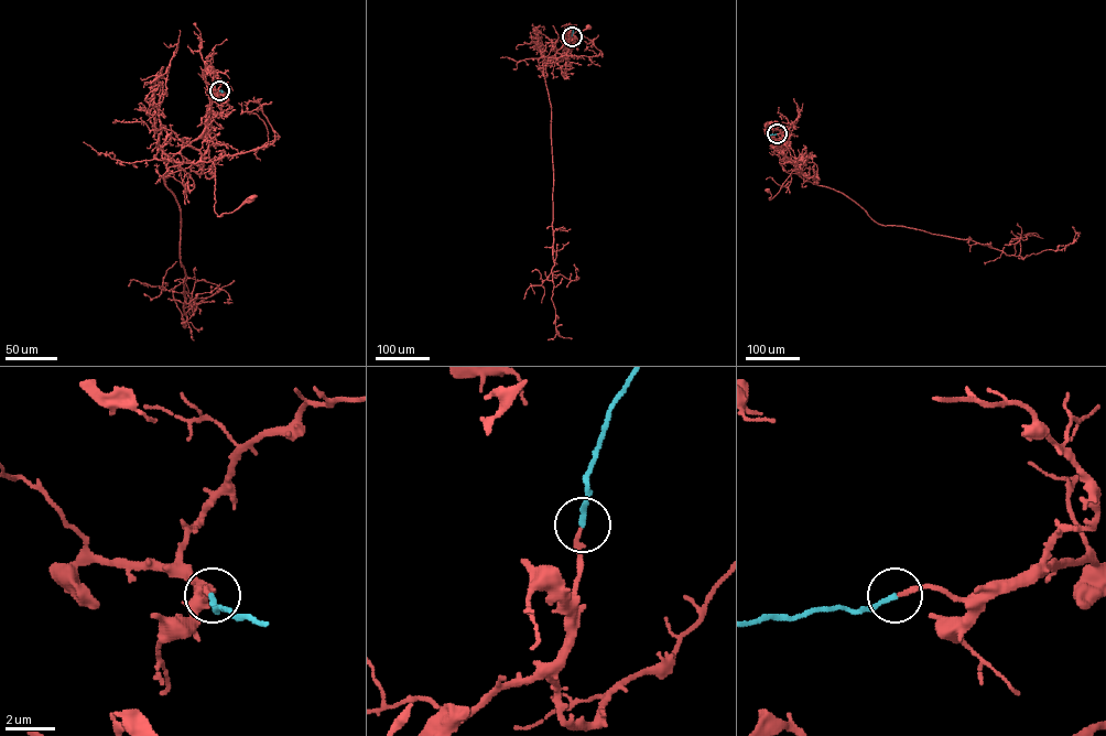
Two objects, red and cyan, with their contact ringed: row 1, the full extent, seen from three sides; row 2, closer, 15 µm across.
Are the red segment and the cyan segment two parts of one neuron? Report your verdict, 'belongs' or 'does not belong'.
belongs

